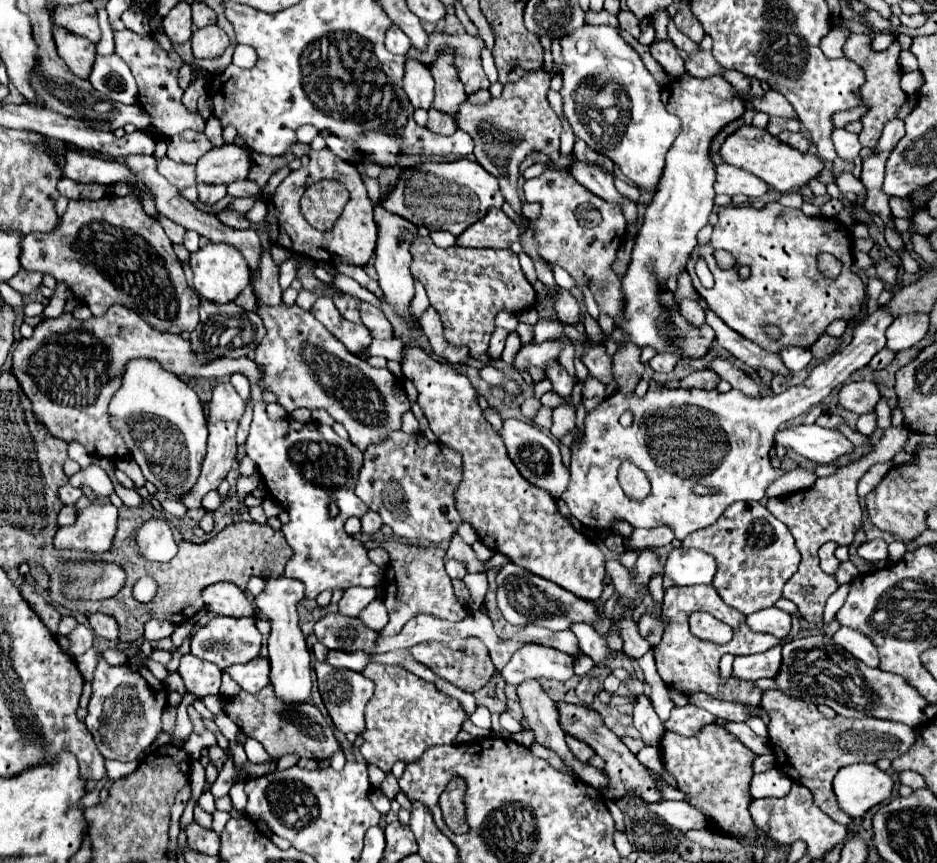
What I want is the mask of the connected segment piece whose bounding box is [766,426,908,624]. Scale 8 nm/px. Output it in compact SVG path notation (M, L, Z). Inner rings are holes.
M890 426L886 430L886 434L882 436L882 440L872 448L870 454L862 456L856 462L850 462L846 466L840 466L838 472L834 476L828 478L818 478L810 488L794 492L794 494L786 494L786 496L778 496L778 498L770 498L766 502L766 508L788 526L788 530L792 532L796 546L802 554L802 562L798 566L798 572L784 584L784 598L792 600L798 610L800 616L806 622L814 622L820 624L822 622L822 612L826 606L828 596L832 596L838 590L838 582L834 576L822 572L820 568L820 558L818 558L818 550L824 542L834 540L834 542L852 542L854 538L854 530L860 526L862 520L862 506L858 502L858 494L856 494L856 486L860 482L860 478L870 470L870 466L880 464L880 462L890 462L894 458L894 454L898 454L904 444L908 440L908 428L906 426ZM812 584L816 588L816 594L812 594L812 600L806 600L800 594L800 586Z

